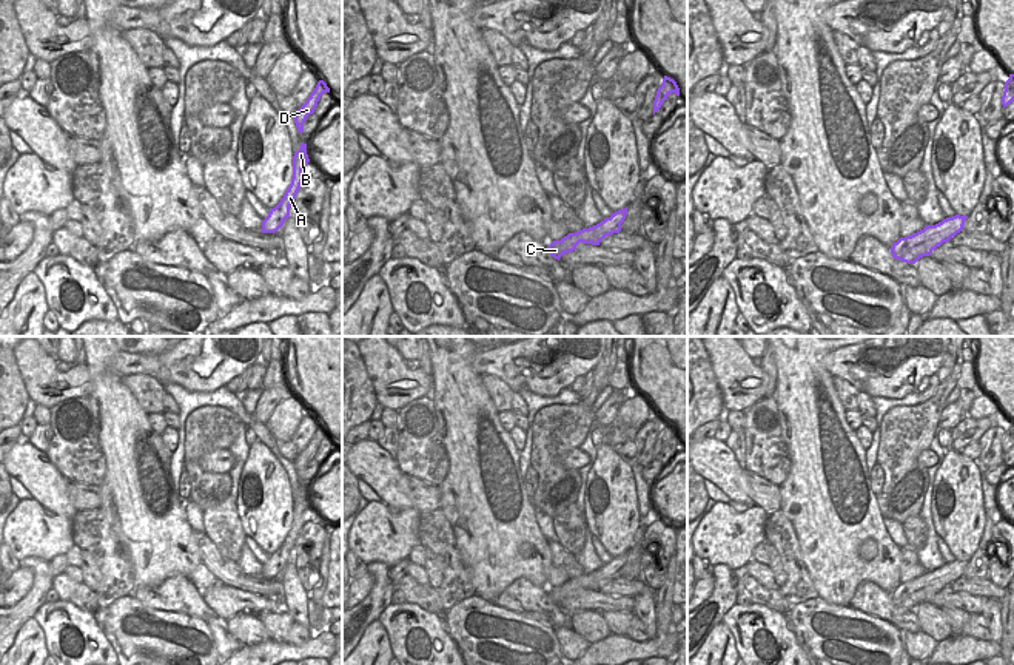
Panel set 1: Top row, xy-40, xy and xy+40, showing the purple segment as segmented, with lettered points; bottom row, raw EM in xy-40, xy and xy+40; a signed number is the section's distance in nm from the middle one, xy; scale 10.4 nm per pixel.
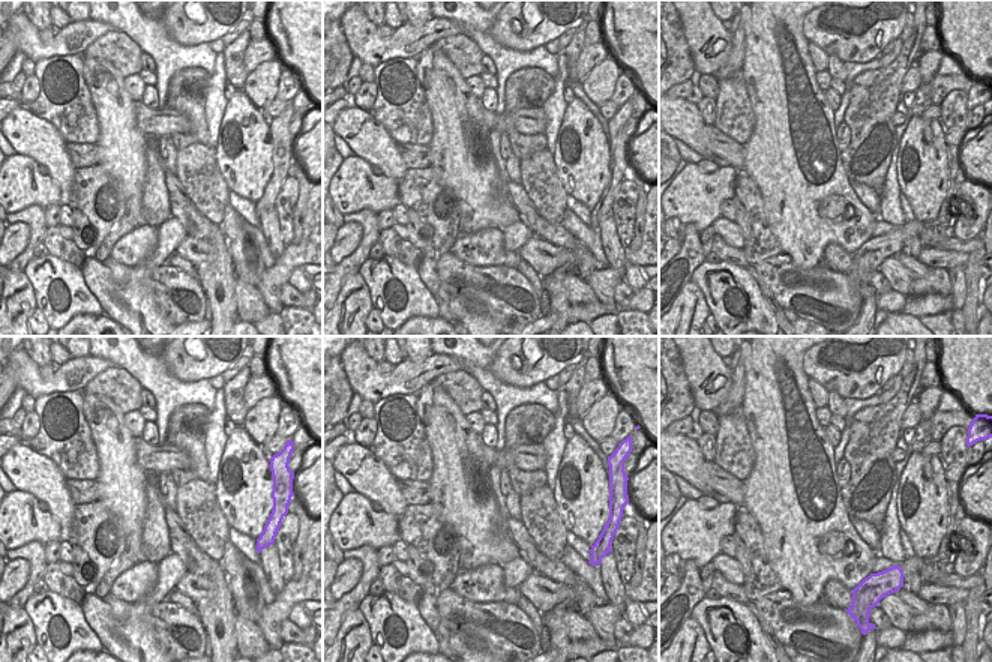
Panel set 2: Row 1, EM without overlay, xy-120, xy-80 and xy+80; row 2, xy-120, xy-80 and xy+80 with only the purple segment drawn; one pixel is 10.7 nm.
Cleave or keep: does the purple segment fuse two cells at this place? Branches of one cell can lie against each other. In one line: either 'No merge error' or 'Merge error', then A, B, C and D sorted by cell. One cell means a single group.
No merge error. Groups: A B C D.

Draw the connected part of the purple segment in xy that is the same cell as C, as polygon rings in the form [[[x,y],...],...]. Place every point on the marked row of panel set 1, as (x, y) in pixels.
[[[627,207],[612,213],[610,218],[606,218],[604,221],[601,221],[599,224],[596,224],[593,227],[583,228],[583,230],[579,230],[576,233],[569,233],[561,241],[553,241],[547,247],[547,251],[550,253],[550,256],[553,256],[555,259],[559,261],[559,258],[562,255],[576,250],[576,245],[579,242],[599,245],[599,242],[606,236],[610,236],[613,233],[619,233],[621,231],[621,224],[624,222],[626,214],[627,214]]]

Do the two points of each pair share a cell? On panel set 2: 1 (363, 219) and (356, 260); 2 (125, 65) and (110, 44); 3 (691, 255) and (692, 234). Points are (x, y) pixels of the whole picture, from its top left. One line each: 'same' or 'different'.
1: same
2: same
3: same

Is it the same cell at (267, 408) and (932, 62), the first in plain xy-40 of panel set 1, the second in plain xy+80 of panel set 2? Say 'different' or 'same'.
different

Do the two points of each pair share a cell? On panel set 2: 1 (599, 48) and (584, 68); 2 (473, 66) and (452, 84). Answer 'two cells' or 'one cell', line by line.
1: one cell
2: two cells

